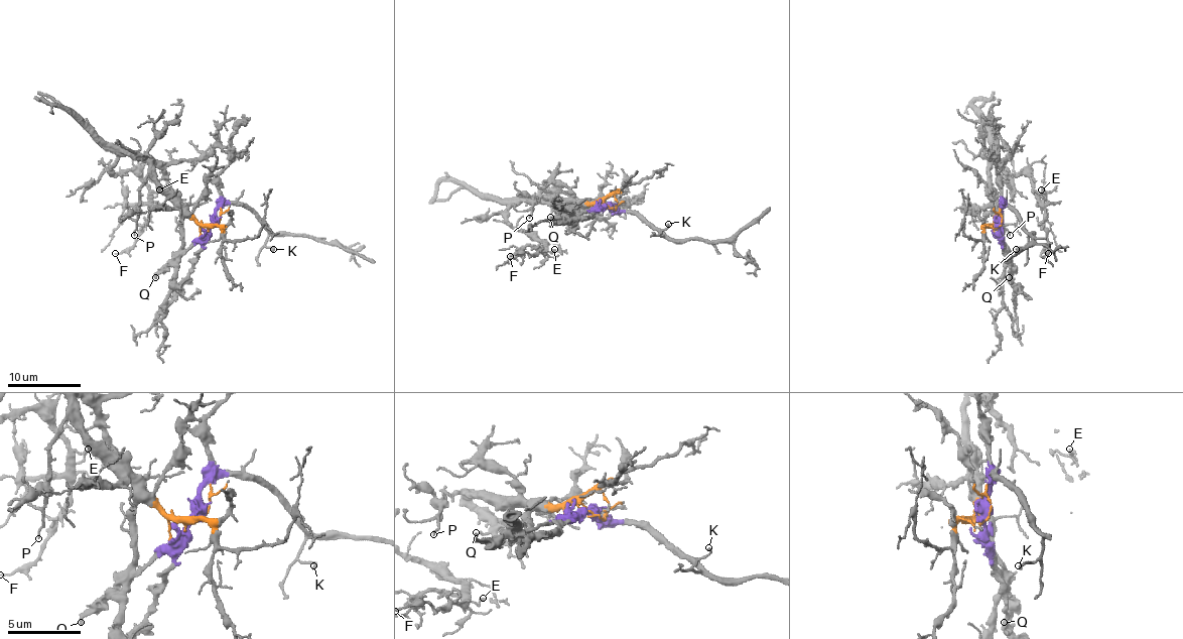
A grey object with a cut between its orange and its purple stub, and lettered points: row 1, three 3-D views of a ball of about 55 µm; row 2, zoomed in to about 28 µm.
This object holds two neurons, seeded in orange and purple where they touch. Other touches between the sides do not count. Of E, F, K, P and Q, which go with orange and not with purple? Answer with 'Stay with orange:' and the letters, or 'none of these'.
Stay with orange: E, F, P

